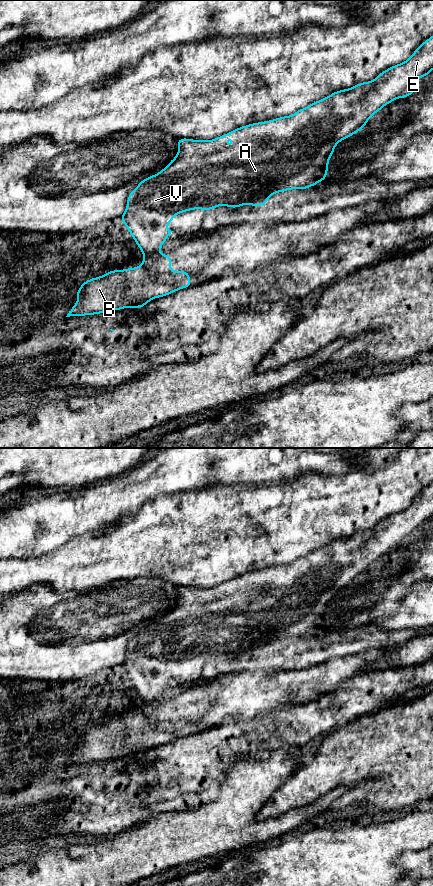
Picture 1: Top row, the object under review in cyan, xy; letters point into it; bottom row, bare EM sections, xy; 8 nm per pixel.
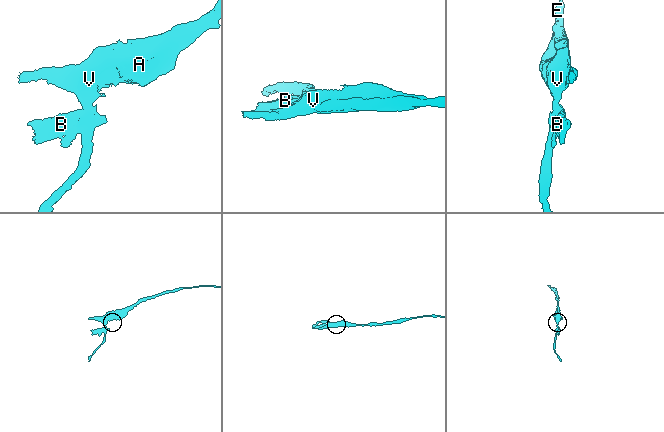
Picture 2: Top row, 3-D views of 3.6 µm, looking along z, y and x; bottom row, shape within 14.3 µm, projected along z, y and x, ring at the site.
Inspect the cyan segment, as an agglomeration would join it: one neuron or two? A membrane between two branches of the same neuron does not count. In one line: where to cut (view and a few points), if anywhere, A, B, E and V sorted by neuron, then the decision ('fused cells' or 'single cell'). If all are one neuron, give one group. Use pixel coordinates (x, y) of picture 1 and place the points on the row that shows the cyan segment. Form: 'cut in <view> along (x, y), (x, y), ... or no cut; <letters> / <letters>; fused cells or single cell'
cut in xy along (151, 298), (129, 307); A E V / B; fused cells

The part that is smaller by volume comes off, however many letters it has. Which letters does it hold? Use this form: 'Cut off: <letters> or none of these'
Cut off: B

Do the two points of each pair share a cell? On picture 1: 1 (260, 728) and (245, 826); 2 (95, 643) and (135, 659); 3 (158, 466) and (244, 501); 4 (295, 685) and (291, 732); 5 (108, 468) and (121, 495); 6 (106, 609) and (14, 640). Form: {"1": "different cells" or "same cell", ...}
{"1": "different cells", "2": "different cells", "3": "different cells", "4": "different cells", "5": "different cells", "6": "same cell"}

